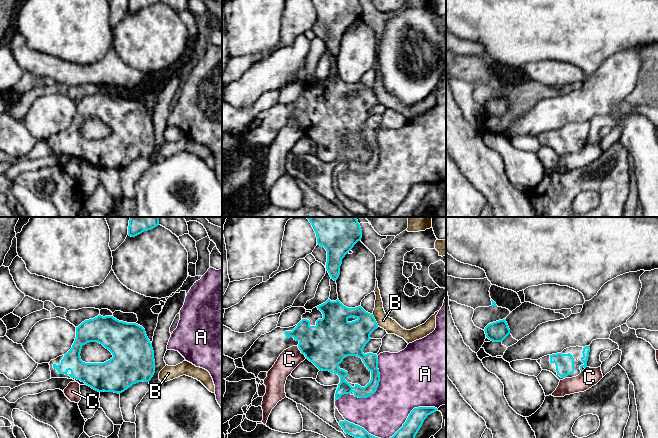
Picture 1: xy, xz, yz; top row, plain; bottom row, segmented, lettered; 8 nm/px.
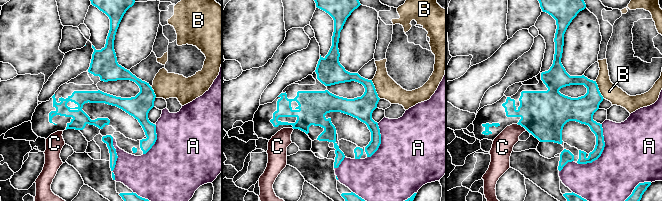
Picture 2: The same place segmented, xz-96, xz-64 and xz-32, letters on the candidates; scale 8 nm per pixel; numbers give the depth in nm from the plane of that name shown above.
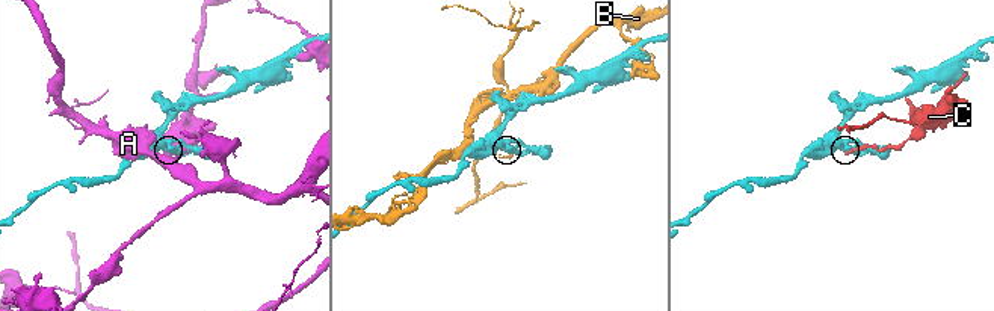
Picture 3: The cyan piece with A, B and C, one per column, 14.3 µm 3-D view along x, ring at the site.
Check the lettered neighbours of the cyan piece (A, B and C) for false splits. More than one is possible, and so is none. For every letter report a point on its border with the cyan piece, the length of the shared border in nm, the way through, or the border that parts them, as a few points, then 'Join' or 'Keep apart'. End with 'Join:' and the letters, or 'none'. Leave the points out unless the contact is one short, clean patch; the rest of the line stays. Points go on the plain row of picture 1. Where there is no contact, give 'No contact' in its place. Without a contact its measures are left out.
A: Touches cyan at xz (394, 210). Shared border 750 nm. Keep apart
B: Touches cyan at xz (375, 96). Shared border 110 nm. Keep apart
C: Touches cyan at xz (301, 128). Shared border 130 nm. Boundary: xz (297, 122), (306, 134). Keep apart
Join: none

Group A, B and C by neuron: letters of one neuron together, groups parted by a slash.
A / B / C

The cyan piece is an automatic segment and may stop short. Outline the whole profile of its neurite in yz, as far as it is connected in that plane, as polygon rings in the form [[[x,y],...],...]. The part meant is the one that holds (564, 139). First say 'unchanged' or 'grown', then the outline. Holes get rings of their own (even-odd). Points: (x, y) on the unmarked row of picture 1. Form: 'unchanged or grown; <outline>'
grown; [[[589,122],[569,123],[561,129],[547,131],[541,135],[542,146],[552,148],[559,156],[578,152],[586,143]]]

